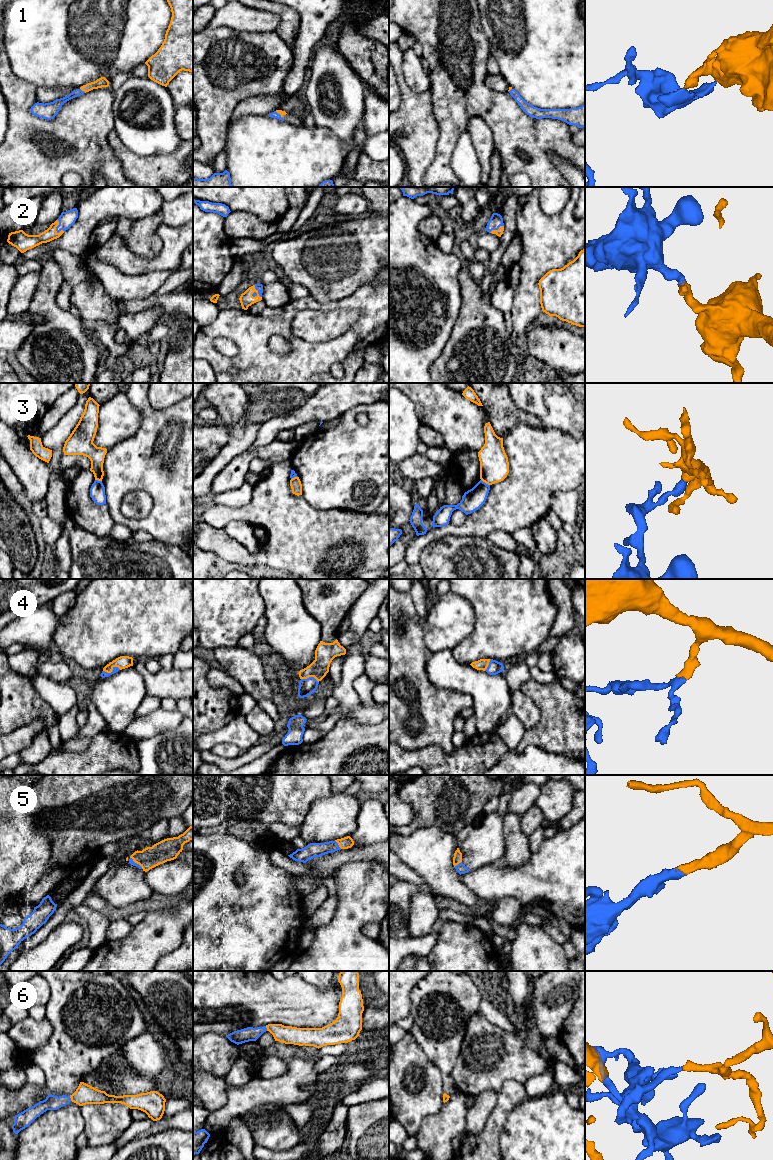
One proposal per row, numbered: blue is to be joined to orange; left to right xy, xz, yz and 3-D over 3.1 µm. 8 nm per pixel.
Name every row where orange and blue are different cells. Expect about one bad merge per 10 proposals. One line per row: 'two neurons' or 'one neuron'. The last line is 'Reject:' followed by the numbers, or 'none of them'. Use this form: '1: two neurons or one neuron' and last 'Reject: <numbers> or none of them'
1: one neuron
2: one neuron
3: two neurons
4: one neuron
5: one neuron
6: one neuron
Reject: 3

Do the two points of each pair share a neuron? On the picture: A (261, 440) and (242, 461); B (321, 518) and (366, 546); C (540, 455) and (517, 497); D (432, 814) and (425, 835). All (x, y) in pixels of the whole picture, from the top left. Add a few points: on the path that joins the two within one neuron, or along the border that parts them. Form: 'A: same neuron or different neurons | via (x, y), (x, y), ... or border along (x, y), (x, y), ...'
A: different neurons | border along (274, 439), (263, 446), (247, 451)
B: same neuron | via (332, 529), (348, 543), (355, 544)
C: same neuron | via (539, 465), (527, 487)
D: different neurons | border along (412, 831), (418, 828), (438, 827), (450, 834)

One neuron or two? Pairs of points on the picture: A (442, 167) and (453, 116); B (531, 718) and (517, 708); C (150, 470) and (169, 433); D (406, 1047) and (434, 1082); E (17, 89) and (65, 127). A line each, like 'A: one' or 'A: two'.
A: one
B: one
C: one
D: one
E: one

